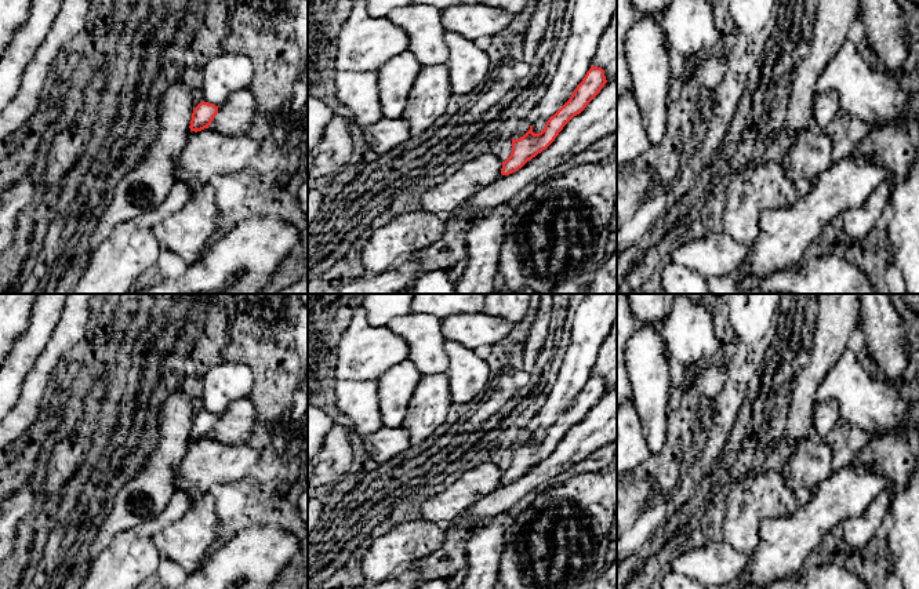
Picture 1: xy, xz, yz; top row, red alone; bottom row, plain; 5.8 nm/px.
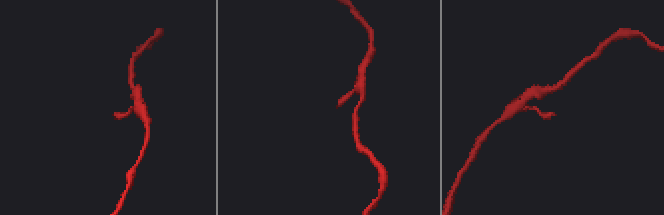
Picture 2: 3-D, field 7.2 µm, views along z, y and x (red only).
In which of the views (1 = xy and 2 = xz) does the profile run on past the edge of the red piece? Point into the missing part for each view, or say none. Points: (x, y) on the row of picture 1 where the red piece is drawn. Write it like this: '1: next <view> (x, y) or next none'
1: next none
2: next none

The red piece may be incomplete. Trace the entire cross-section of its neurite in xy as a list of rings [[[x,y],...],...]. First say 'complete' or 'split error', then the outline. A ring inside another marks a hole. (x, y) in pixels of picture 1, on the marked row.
complete; [[[200,102],[192,113],[192,120],[190,120],[190,131],[201,131],[204,128],[208,128],[211,121],[214,120],[215,114],[218,113],[218,106],[214,103],[208,102]]]

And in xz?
complete; [[[591,66],[582,81],[577,86],[570,99],[545,124],[545,128],[534,134],[533,126],[519,139],[512,139],[512,153],[502,163],[501,174],[509,175],[522,168],[528,160],[546,149],[563,127],[600,92],[607,83],[604,70]]]

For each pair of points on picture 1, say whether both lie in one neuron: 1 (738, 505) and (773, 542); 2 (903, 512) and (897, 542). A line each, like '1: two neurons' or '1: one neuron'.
1: two neurons
2: one neuron

